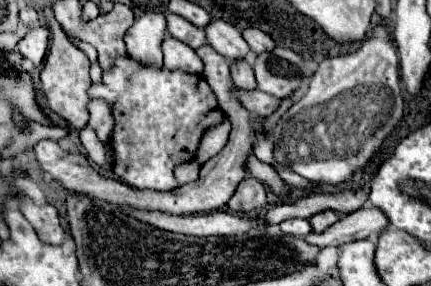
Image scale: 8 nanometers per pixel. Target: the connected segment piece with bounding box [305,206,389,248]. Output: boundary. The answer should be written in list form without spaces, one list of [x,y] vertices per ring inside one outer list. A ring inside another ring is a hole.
[[[363,206],[363,208],[343,216],[335,226],[327,228],[321,234],[309,232],[305,236],[305,240],[307,240],[307,244],[327,248],[327,246],[345,244],[345,242],[351,242],[351,240],[373,238],[373,236],[381,234],[387,226],[389,226],[387,216],[383,216],[383,212],[379,212],[379,208]]]

